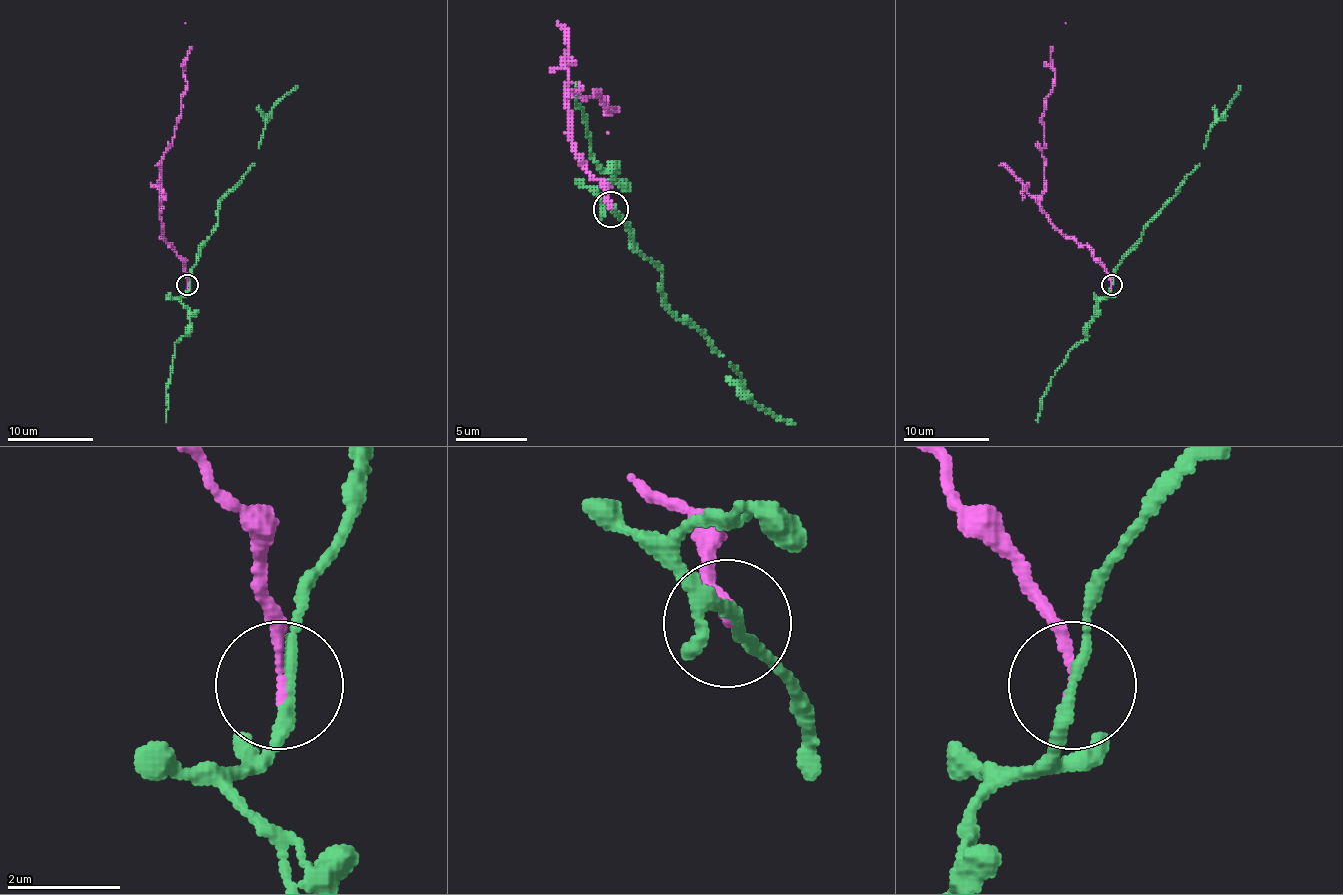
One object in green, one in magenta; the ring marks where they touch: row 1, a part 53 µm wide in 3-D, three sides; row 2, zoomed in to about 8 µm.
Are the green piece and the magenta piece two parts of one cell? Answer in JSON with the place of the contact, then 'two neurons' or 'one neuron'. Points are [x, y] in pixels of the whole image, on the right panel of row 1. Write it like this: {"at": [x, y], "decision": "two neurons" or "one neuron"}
{"at": [1111, 284], "decision": "two neurons"}

